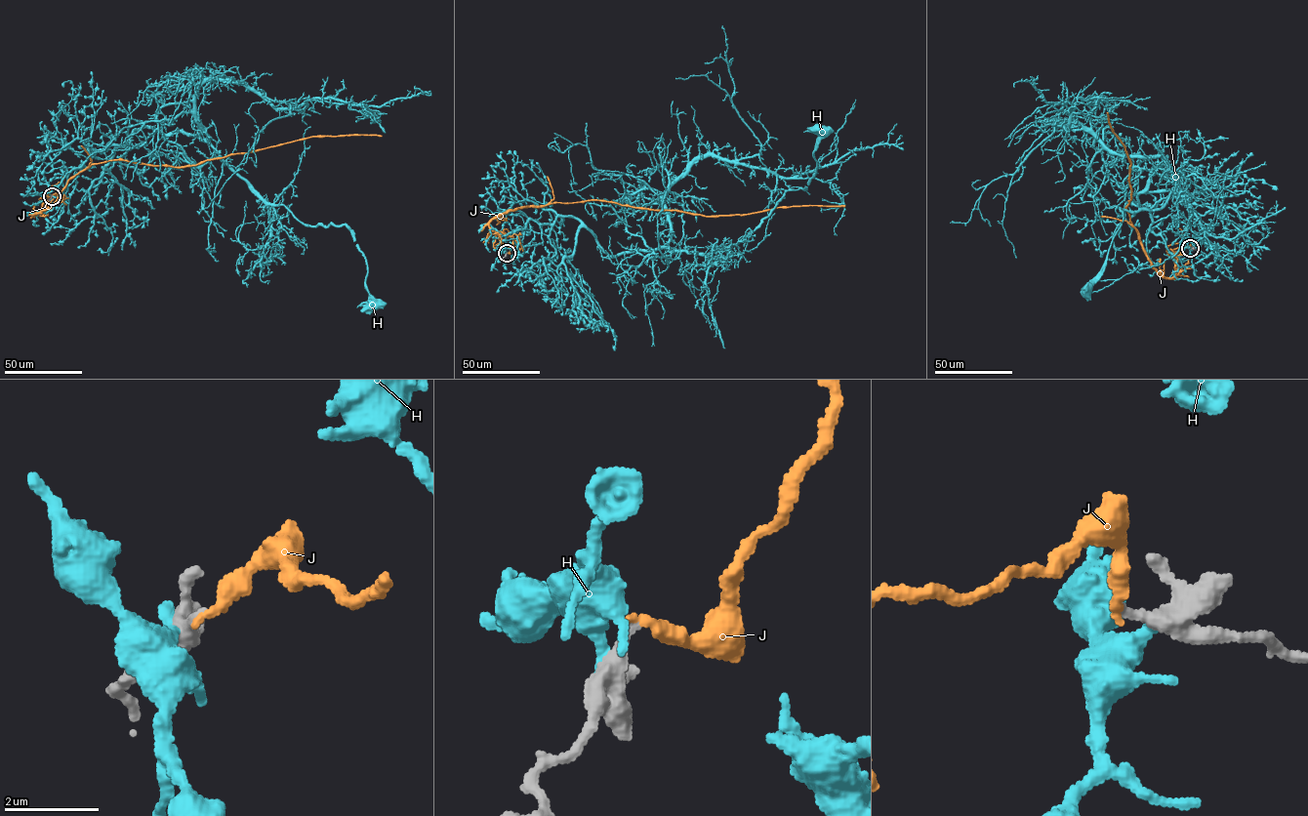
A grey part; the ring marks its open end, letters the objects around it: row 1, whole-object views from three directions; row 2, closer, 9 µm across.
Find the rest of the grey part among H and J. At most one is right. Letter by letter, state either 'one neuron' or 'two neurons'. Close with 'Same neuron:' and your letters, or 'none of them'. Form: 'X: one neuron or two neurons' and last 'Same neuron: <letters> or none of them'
H: two neurons
J: two neurons
Same neuron: none of them

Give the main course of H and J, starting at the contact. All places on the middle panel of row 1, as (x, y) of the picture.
H: (506, 254), (508, 234), (530, 220), (568, 216), (610, 255), (734, 245), (787, 191), (806, 186), (825, 132)
J: (507, 253), (512, 238), (492, 230), (489, 223), (510, 210), (553, 203), (604, 200), (707, 216), (845, 205)

